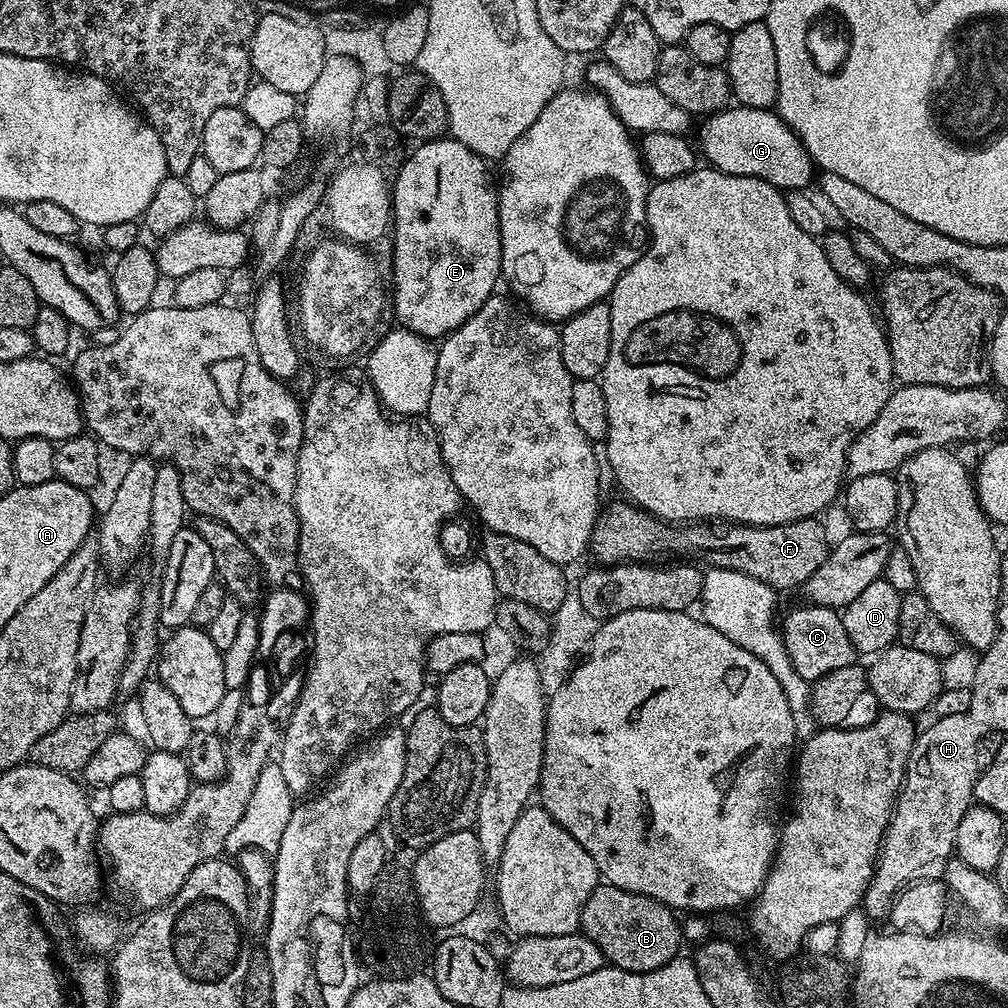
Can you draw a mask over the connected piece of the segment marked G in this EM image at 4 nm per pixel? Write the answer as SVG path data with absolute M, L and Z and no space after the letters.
M729 106L724 109L722 112L716 112L714 115L707 117L706 122L701 123L704 124L700 128L700 144L698 143L698 152L701 157L708 156L707 163L711 165L713 168L717 168L720 172L725 172L726 174L734 174L735 176L753 176L754 178L758 178L759 180L765 180L767 184L772 184L775 188L781 190L804 190L809 186L808 183L813 183L814 180L814 165L812 162L812 158L808 151L806 150L806 146L802 143L799 138L794 134L794 130L788 125L788 123L783 120L779 114L775 111L769 110L767 108L745 108L743 106Z

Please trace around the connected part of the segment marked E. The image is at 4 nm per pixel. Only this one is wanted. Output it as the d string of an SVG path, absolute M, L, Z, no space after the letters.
M441 138L438 140L430 140L424 143L421 143L419 145L420 148L417 150L416 153L409 155L407 159L404 161L404 165L400 168L400 173L396 176L396 183L393 185L393 201L395 204L398 205L398 295L395 296L394 303L392 305L392 310L396 312L396 316L399 320L397 320L401 327L408 328L411 330L411 332L417 333L420 336L425 336L428 339L431 340L440 340L443 339L444 336L446 336L449 332L452 332L454 329L456 329L458 326L462 324L463 321L468 320L470 317L474 315L474 313L477 312L478 309L481 308L481 306L491 297L497 288L497 284L499 283L500 277L501 277L501 230L500 230L500 208L499 208L499 195L497 192L497 189L495 188L494 184L491 184L490 182L490 176L488 174L488 170L486 167L487 163L485 162L484 158L481 156L478 156L474 154L473 151L471 151L468 147L463 146L460 142L457 140L451 139L451 138Z

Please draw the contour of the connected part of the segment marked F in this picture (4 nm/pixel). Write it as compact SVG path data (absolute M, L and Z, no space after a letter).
M631 502L612 504L596 517L590 545L591 555L596 555L601 565L648 562L656 551L685 552L685 557L705 560L705 565L738 570L766 582L772 588L799 589L826 562L830 551L828 532L819 519L795 520L778 526L754 526L753 524L725 523L723 526L673 527L636 507Z

